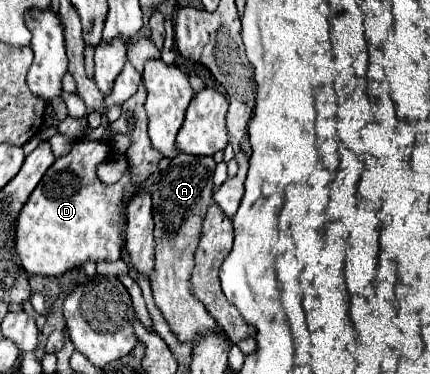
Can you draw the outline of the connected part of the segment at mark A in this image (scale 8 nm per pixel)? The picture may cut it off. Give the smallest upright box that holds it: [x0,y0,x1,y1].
[148,153,218,343]

